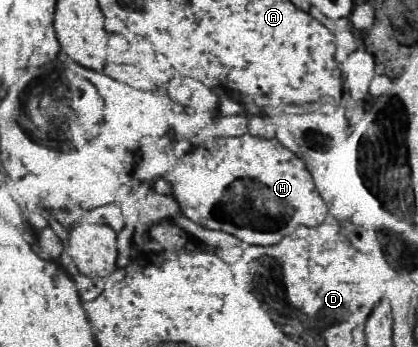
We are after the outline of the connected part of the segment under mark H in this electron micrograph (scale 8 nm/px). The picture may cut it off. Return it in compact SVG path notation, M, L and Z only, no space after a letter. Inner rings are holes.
M251 134L237 138L223 138L215 146L195 146L173 168L171 196L179 204L181 216L199 222L209 230L223 230L233 234L249 246L271 246L283 236L291 234L297 226L319 226L327 216L327 202L315 192L311 174L305 170L303 160L283 148L277 140L265 140Z

